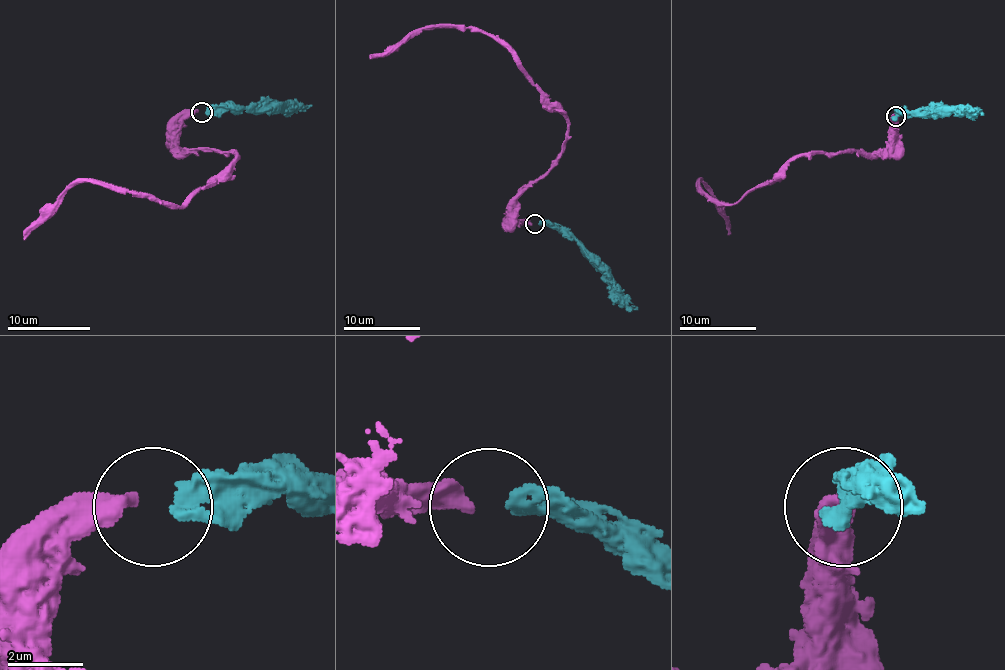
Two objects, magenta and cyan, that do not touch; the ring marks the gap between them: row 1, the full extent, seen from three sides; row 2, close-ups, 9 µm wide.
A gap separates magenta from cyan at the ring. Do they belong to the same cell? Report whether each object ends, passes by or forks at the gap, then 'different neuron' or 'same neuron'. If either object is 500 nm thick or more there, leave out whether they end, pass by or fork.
magenta ends; cyan ends; same neuron

